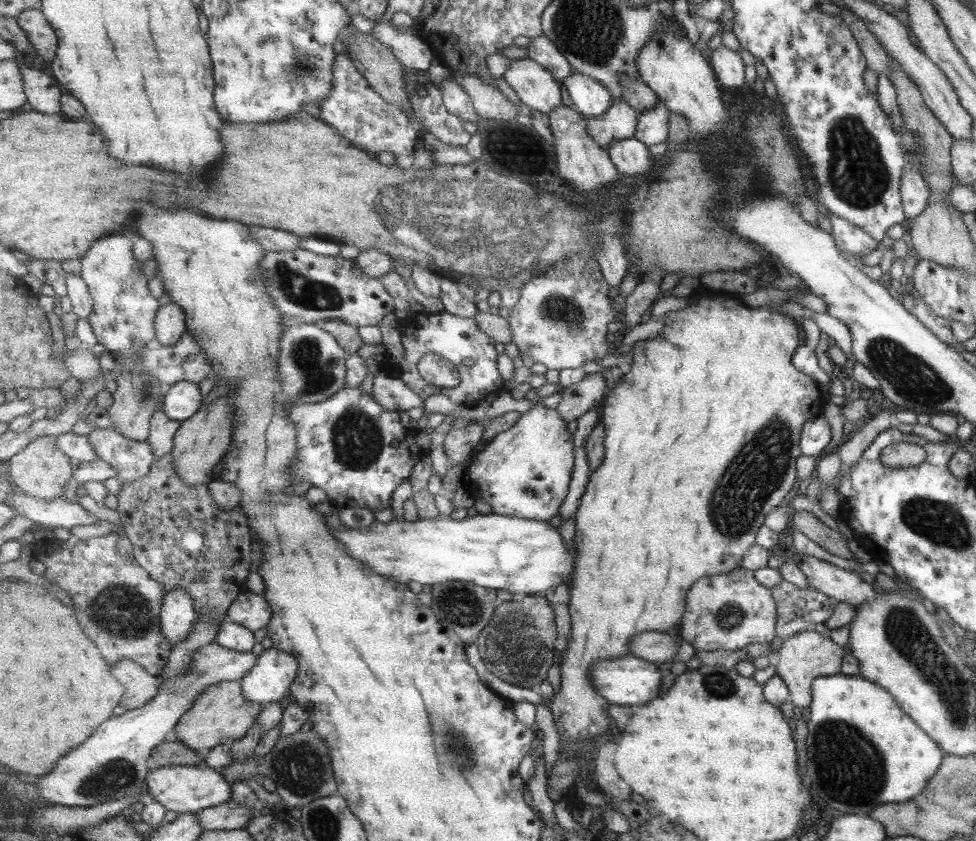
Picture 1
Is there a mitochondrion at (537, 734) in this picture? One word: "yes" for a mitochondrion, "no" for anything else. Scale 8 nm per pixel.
no

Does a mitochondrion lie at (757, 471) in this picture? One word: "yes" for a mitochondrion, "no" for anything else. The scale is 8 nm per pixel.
yes

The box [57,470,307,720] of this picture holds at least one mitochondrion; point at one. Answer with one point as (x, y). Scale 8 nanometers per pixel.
(126, 611)

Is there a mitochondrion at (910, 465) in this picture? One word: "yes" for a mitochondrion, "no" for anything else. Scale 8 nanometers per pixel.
no

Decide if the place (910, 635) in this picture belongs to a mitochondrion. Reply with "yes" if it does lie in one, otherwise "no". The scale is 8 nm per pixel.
yes

